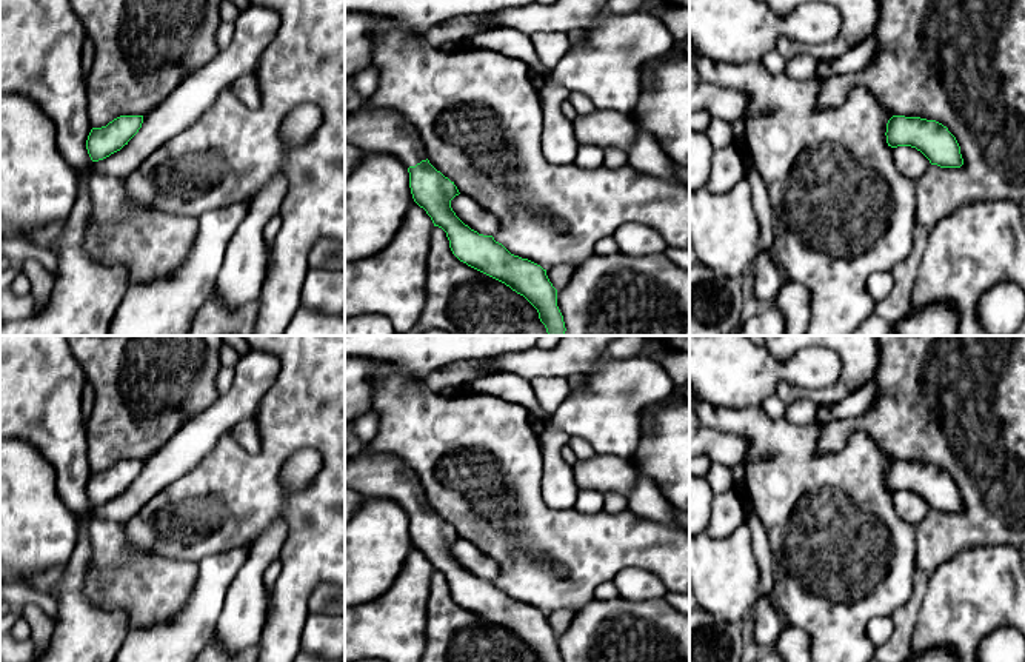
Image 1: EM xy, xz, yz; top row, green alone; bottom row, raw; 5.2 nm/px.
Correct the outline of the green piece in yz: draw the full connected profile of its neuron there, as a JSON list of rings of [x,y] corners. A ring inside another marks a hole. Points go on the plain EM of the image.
[[[877,336],[877,343],[879,365],[876,366],[873,382],[879,386],[880,396],[866,413],[822,426],[819,451],[836,454],[845,448],[853,433],[865,433],[893,460],[886,468],[885,477],[888,491],[916,493],[931,508],[925,519],[916,525],[916,576],[913,594],[905,605],[893,613],[891,637],[874,651],[874,657],[880,662],[905,662],[911,653],[911,639],[930,577],[942,563],[973,547],[1008,545],[1017,550],[1025,570],[1025,336]]]

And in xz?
[[[363,445],[360,454],[345,459],[345,486],[400,505],[408,513],[414,547],[434,568],[426,648],[420,662],[563,662],[557,651],[557,634],[546,614],[511,599],[492,580],[479,579],[456,560],[451,545],[460,539],[457,531],[429,508],[422,483],[400,459],[372,453]]]

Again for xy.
[[[66,336],[74,357],[80,362],[88,385],[94,390],[94,405],[86,420],[88,434],[88,463],[91,477],[86,485],[86,494],[92,507],[103,505],[120,496],[139,477],[143,460],[155,454],[191,417],[208,410],[219,397],[215,379],[222,368],[219,351],[223,343],[222,336]]]

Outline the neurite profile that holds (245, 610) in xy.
[[[279,516],[251,545],[249,554],[231,582],[214,637],[222,651],[240,653],[259,644],[271,605],[265,570],[280,556],[288,525]]]

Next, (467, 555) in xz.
[[[465,539],[456,540],[451,553],[465,570],[479,579],[494,580],[499,574],[497,563]]]

